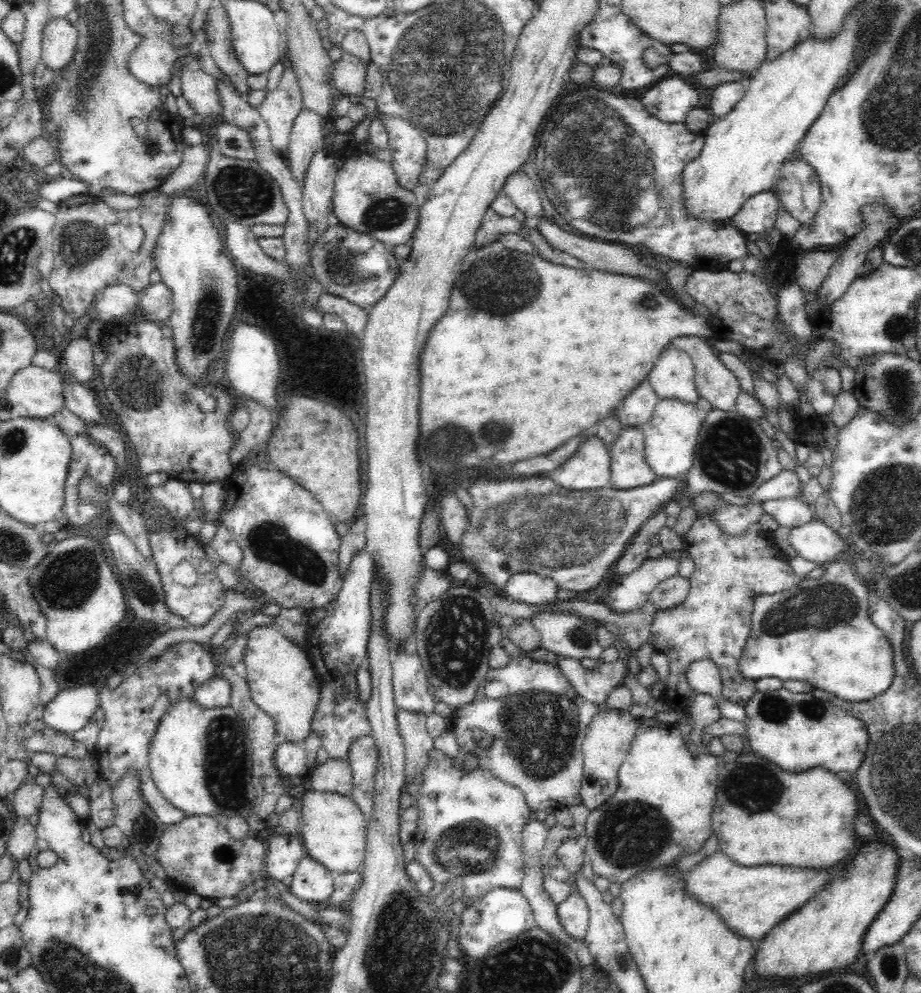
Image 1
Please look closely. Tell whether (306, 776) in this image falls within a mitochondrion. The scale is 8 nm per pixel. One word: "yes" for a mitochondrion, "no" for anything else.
no

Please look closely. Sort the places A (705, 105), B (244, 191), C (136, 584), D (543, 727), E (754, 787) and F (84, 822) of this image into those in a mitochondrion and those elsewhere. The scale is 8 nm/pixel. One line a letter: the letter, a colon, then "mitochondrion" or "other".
A: other
B: mitochondrion
C: mitochondrion
D: mitochondrion
E: mitochondrion
F: other

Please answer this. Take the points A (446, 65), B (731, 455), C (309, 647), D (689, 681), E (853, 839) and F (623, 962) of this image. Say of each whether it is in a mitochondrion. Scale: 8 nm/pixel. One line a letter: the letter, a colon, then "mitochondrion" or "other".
A: mitochondrion
B: mitochondrion
C: other
D: other
E: other
F: other

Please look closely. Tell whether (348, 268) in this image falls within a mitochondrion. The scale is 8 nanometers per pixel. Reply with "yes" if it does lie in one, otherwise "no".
yes

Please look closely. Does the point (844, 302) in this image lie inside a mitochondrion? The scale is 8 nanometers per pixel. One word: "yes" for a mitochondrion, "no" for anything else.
no

